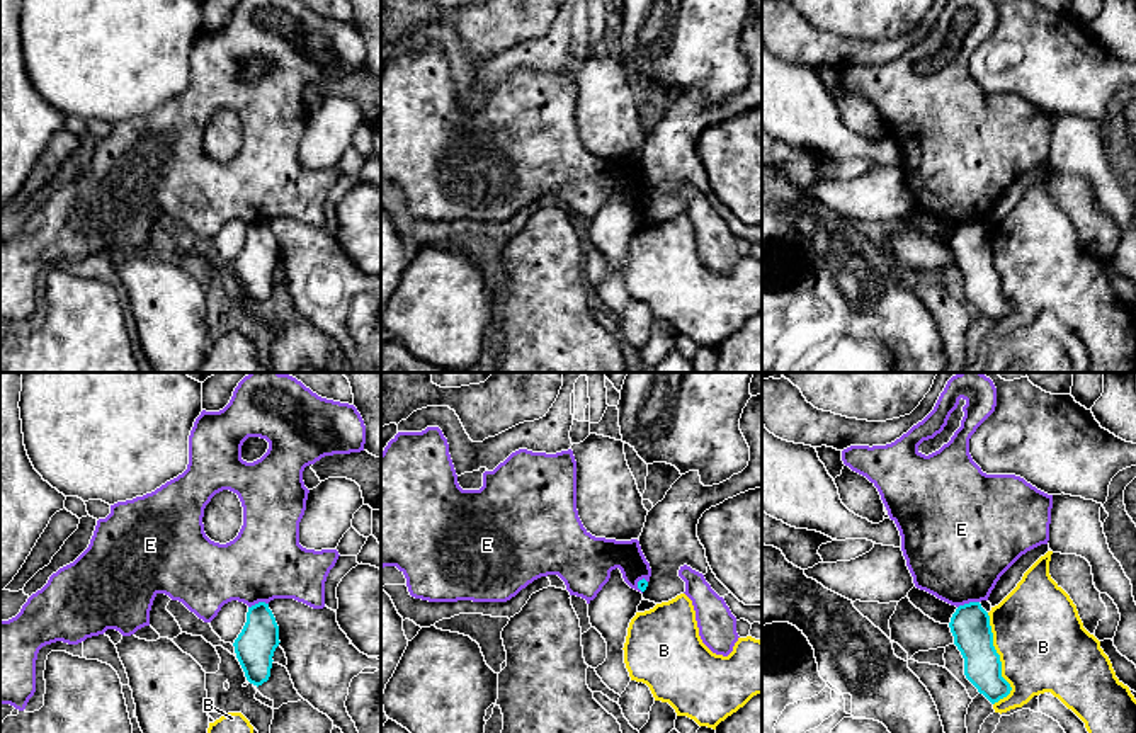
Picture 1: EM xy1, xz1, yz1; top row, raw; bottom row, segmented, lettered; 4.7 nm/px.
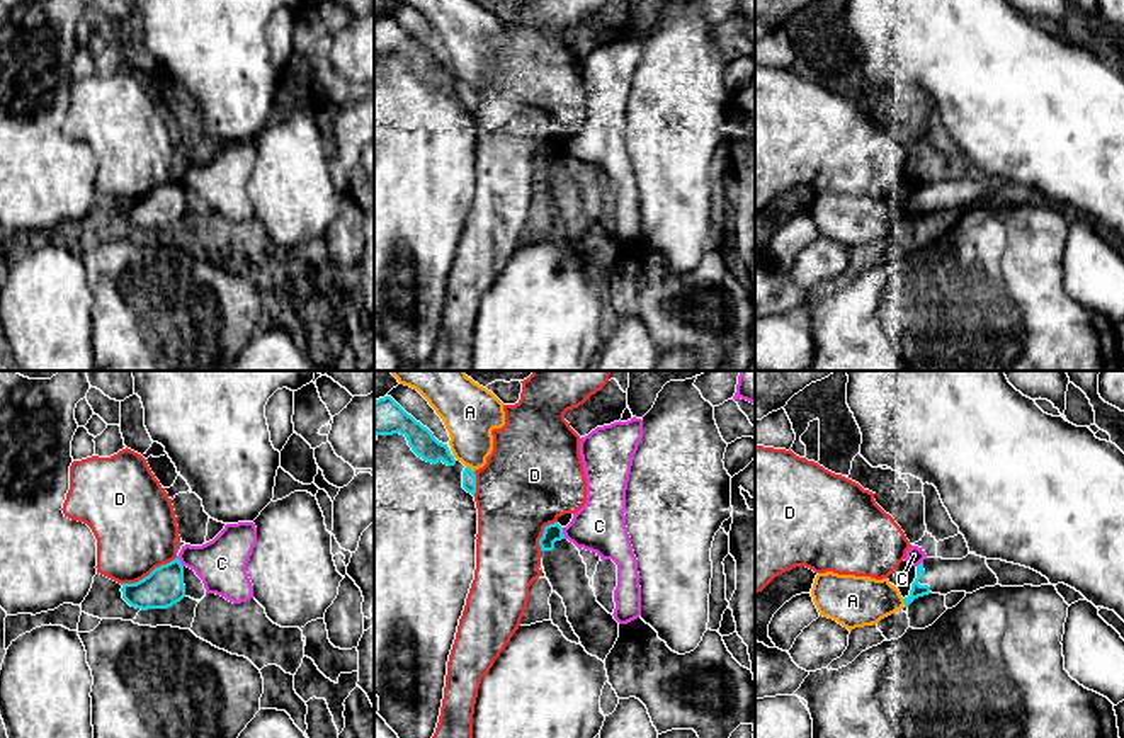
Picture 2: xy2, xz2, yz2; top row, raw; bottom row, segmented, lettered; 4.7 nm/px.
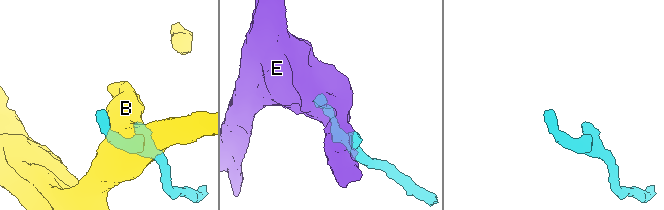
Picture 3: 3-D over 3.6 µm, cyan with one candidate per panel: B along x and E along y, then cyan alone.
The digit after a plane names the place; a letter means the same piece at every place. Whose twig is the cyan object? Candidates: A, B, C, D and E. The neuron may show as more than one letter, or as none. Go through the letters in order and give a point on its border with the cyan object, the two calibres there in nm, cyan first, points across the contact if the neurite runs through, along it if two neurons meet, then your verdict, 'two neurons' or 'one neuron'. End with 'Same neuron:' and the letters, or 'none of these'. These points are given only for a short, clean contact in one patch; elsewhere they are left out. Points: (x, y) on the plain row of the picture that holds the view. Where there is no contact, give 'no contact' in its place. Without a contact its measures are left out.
A: meets cyan in xz2 at (470, 87); 60 nm thick on the cyan side, 260 nm on the other; two neurons
B: meets cyan in yz1 at (999, 279); 190 nm thick on the cyan side, 420 nm on the other; two neurons
C: meets cyan in xz2 at (562, 152); 90 nm thick on the cyan side, 240 nm on the other; two neurons
D: meets cyan in xy2 at (150, 193); 190 nm thick on the cyan side, 400 nm on the other; two neurons
E: meets cyan in yz1 at (970, 221); 190 nm thick on the cyan side, 460 nm on the other; border along yz1 (978, 220), (970, 220), (958, 227); two neurons
Same neuron: none of these

